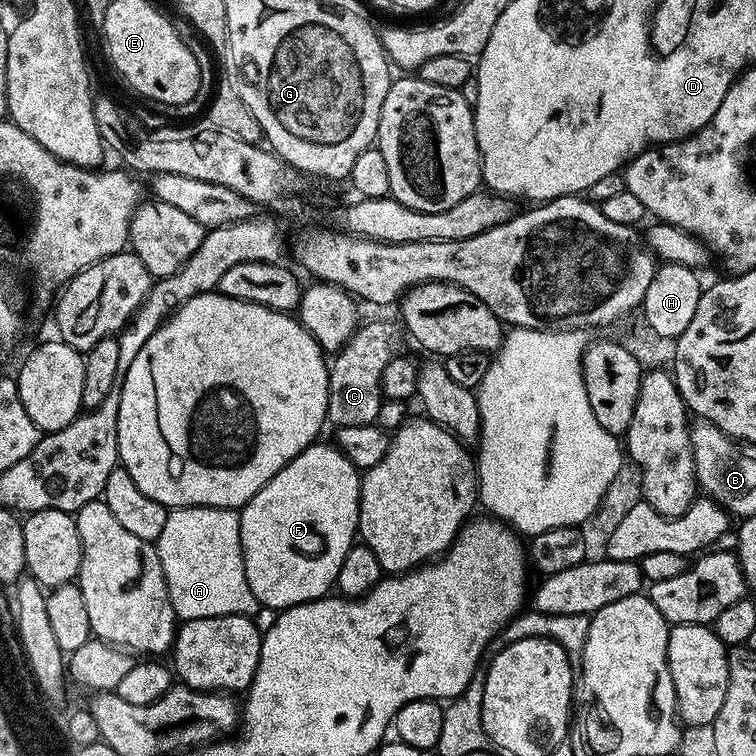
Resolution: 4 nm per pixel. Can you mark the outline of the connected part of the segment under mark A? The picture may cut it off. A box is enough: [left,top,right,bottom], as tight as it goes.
[154,508,261,621]

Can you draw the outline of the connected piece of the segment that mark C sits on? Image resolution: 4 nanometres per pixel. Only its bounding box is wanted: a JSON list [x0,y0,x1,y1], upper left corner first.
[327,320,402,427]

